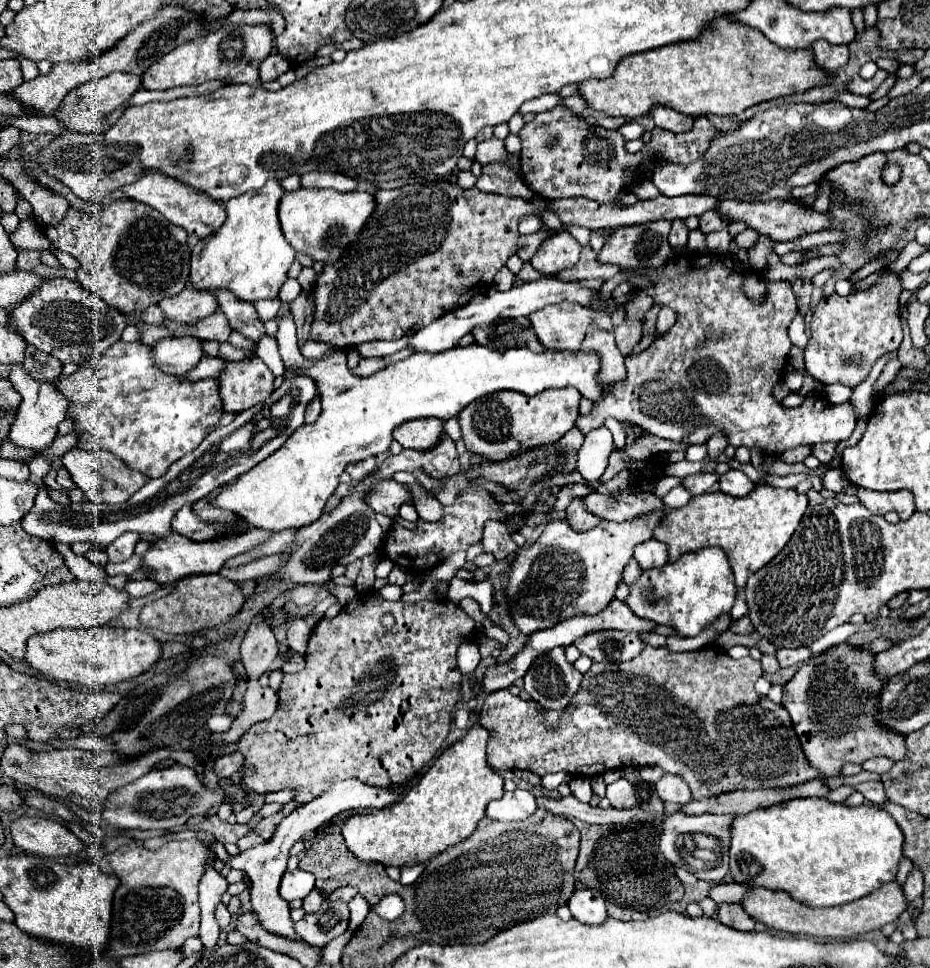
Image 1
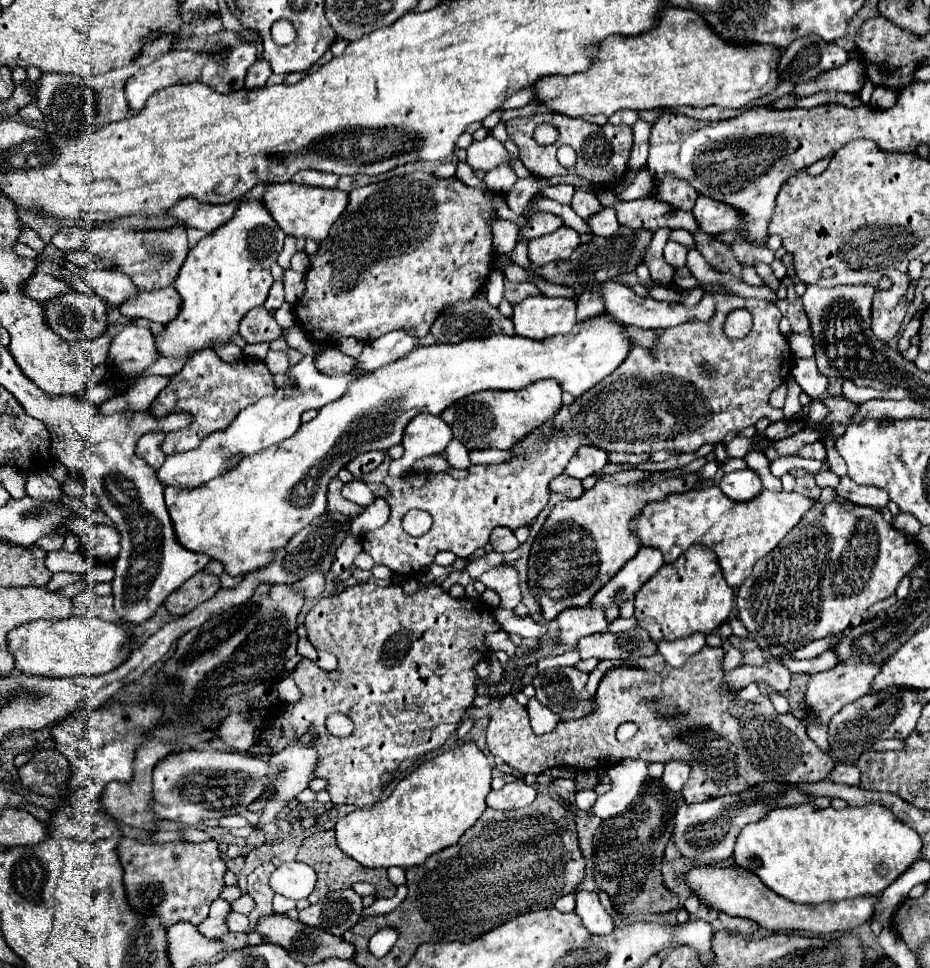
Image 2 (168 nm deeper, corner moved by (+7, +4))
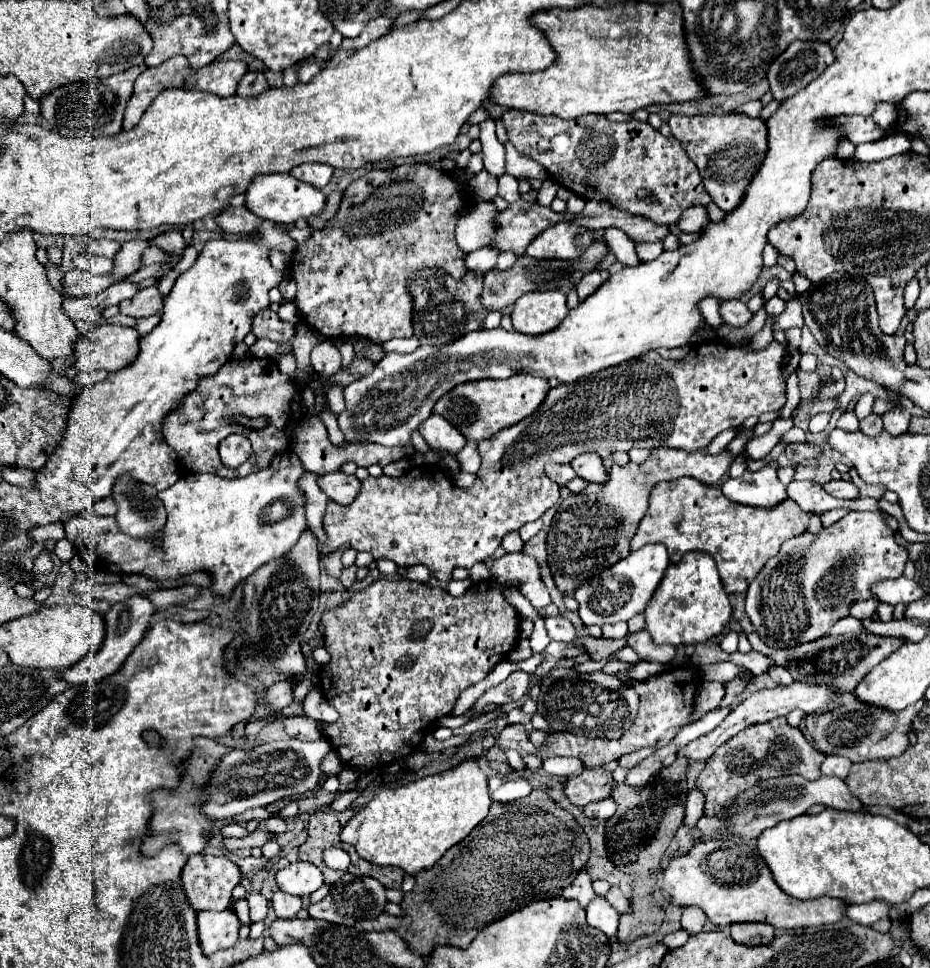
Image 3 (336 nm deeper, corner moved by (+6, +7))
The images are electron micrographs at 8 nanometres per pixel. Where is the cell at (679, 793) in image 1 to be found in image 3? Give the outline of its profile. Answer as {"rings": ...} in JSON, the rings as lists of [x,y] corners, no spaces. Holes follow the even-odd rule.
{"rings":[[[792,683],[788,687],[774,687],[774,689],[762,689],[762,691],[756,691],[752,693],[750,697],[746,697],[742,703],[738,703],[732,713],[710,733],[694,739],[692,743],[688,743],[684,749],[678,751],[678,757],[686,757],[688,763],[696,763],[696,761],[706,761],[714,749],[718,745],[722,745],[724,741],[728,741],[730,737],[734,737],[738,731],[750,727],[750,725],[756,725],[756,723],[764,723],[764,721],[770,721],[770,719],[776,719],[776,717],[784,717],[788,715],[792,709],[802,709],[804,713],[816,713],[818,709],[822,709],[824,705],[828,705],[832,699],[836,699],[838,693],[834,687],[830,685],[810,685],[810,683]]]}

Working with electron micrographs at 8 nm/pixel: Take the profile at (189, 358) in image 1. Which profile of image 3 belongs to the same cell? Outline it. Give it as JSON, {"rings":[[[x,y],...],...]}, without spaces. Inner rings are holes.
{"rings":[[[100,325],[78,343],[78,371],[118,371],[136,361],[140,353],[140,335],[134,327]]]}

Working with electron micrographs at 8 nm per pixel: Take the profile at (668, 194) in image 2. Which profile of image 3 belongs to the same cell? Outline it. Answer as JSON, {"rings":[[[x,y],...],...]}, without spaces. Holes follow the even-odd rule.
{"rings":[[[510,109],[502,115],[510,143],[524,155],[530,155],[552,177],[562,175],[564,187],[582,199],[620,203],[634,215],[646,215],[654,223],[672,225],[682,211],[692,205],[708,205],[706,193],[696,165],[686,157],[684,149],[674,137],[664,137],[642,121],[610,123],[604,115],[586,115],[564,121],[554,115],[536,115],[528,111]],[[646,189],[652,197],[638,199],[638,191]]]}

